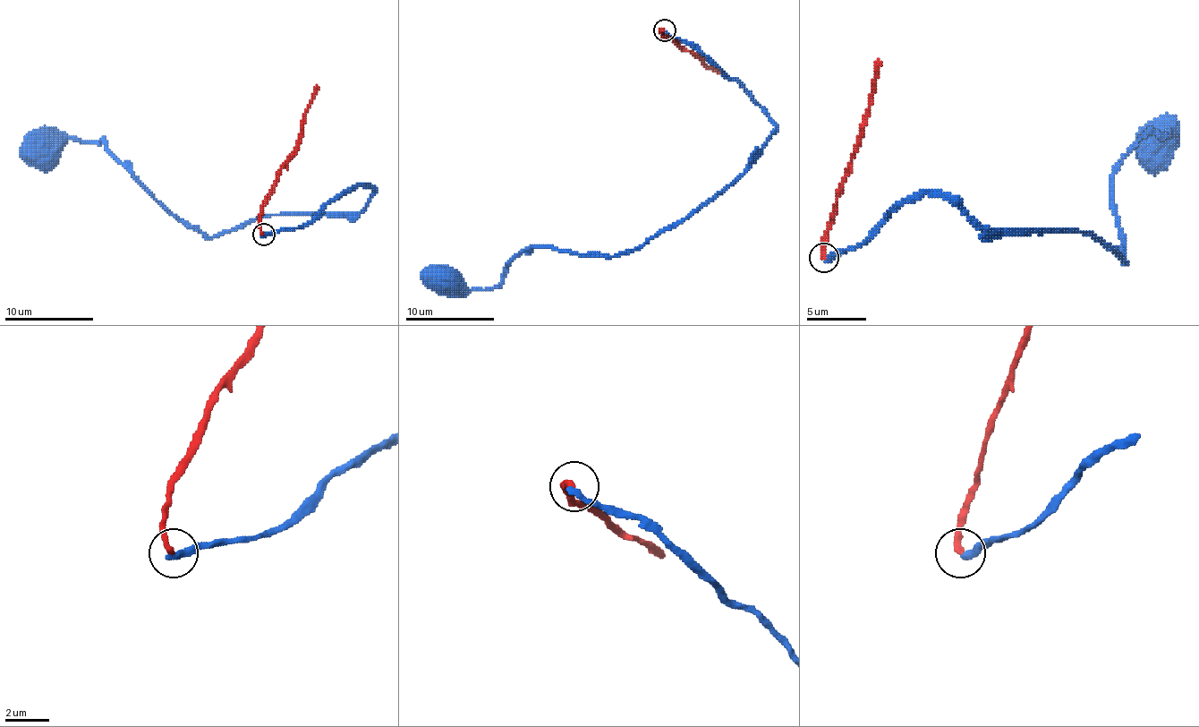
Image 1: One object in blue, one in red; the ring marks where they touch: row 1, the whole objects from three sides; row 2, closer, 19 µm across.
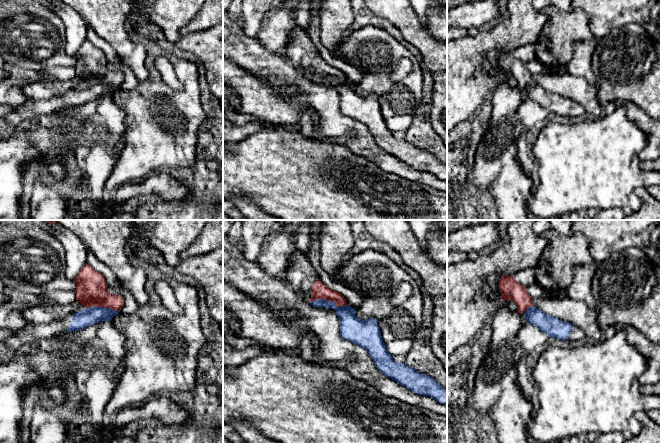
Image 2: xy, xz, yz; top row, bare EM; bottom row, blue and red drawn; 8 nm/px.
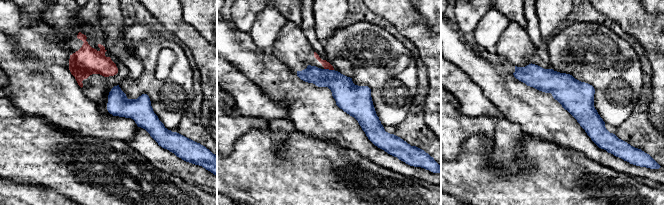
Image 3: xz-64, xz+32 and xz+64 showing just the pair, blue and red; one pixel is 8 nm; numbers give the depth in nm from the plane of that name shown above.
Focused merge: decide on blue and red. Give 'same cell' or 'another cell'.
another cell

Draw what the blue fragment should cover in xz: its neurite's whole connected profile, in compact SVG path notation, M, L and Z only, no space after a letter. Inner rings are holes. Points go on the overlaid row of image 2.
M317 299L311 301L310 304L313 307L335 310L339 319L341 337L364 348L377 369L387 377L407 387L415 394L429 396L447 405L447 390L434 378L415 371L405 363L393 360L381 337L377 319L361 320L356 316L356 309L348 305L338 307L333 301Z

